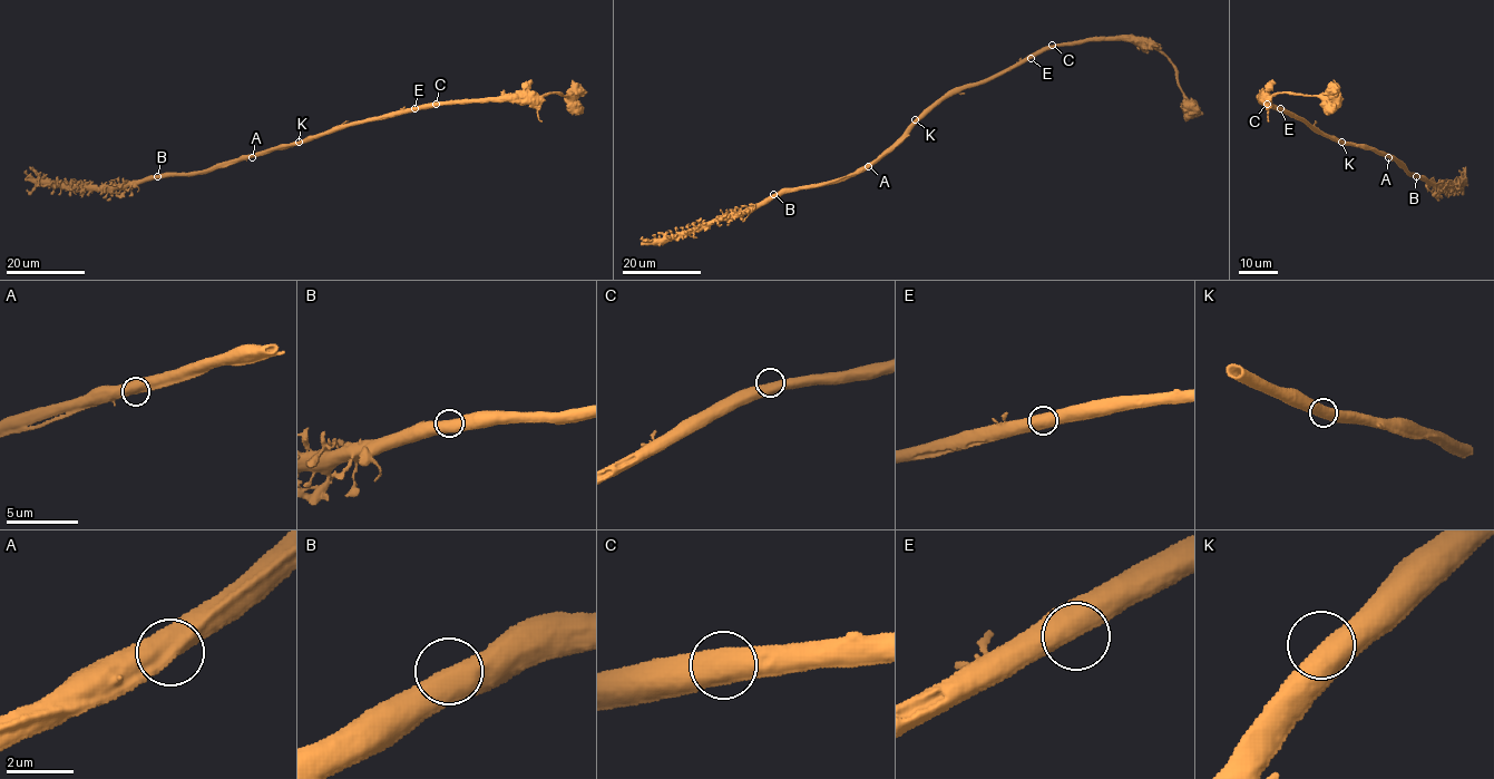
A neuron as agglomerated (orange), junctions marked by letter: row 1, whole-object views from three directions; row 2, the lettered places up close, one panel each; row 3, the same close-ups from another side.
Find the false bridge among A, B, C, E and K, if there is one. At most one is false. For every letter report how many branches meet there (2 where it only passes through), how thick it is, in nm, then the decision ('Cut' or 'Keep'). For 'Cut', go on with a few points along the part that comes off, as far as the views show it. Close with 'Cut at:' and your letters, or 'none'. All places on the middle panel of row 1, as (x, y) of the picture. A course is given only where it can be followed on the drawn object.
A: Branches: 2. Thickness 600 nm. Keep
B: Branches: 2. Thickness 550 nm. Keep
C: Branches: 2. Thickness 550 nm. Keep
E: Branches: 2. Thickness 550 nm. Keep
K: Branches: 2. Thickness 550 nm. Keep
Cut at: none

